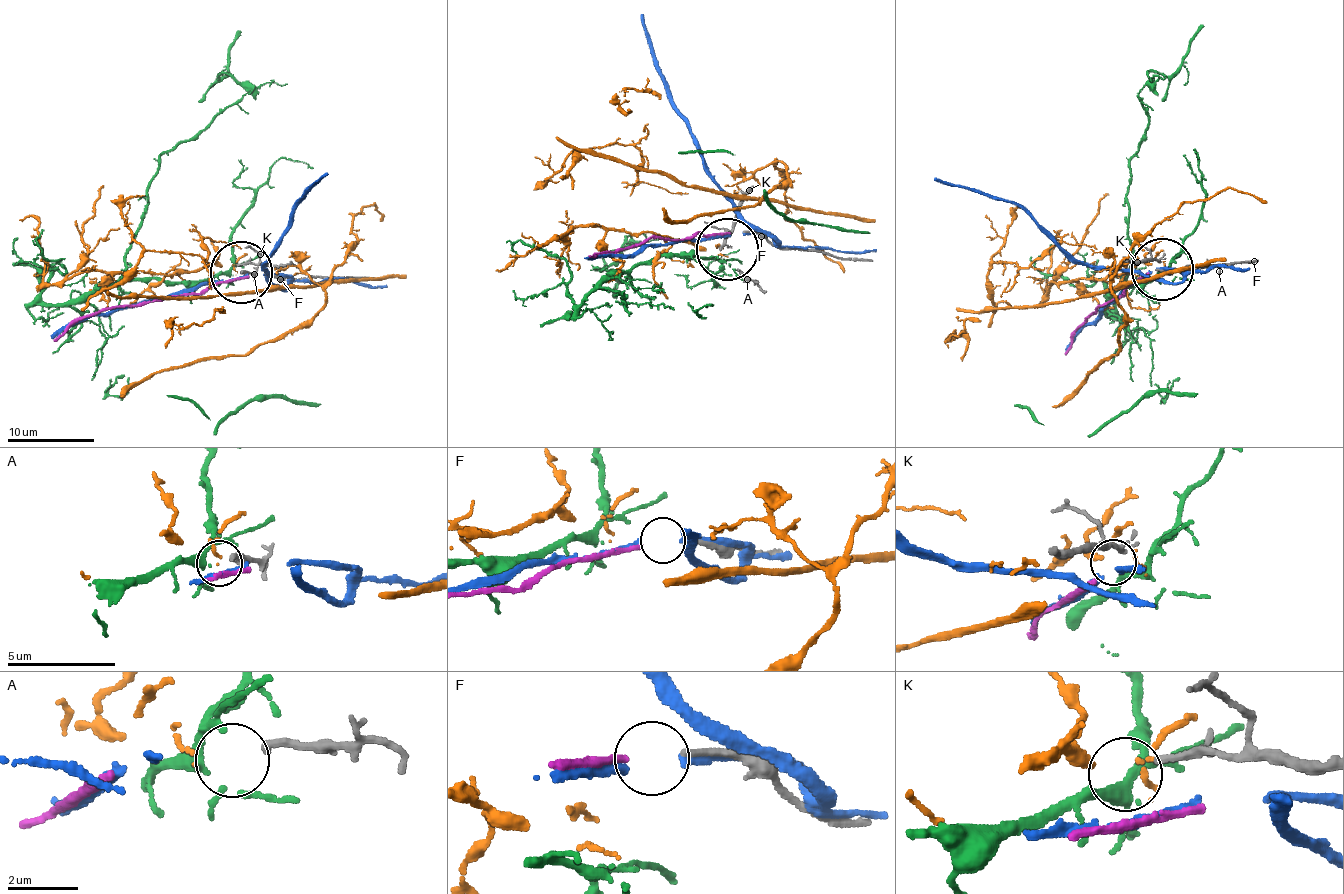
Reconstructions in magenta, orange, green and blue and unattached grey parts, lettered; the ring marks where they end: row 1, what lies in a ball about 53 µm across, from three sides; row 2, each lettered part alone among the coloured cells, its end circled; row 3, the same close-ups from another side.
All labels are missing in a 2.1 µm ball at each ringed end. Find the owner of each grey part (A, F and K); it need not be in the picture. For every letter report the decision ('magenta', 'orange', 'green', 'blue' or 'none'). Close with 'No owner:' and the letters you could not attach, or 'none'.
A: green
F: magenta
K: none
No owner: K

